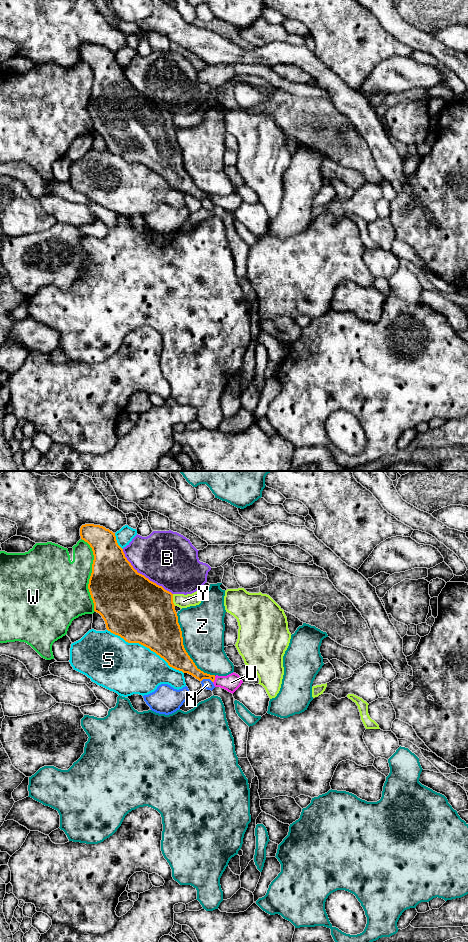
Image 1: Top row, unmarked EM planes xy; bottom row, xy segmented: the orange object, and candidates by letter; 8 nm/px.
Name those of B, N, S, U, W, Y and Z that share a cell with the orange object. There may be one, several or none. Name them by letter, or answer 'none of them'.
U

